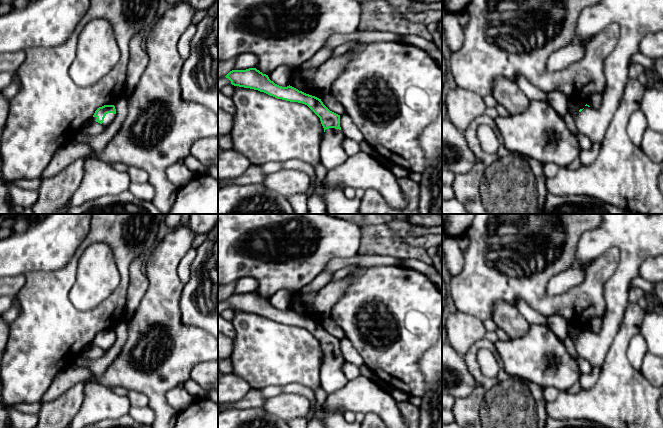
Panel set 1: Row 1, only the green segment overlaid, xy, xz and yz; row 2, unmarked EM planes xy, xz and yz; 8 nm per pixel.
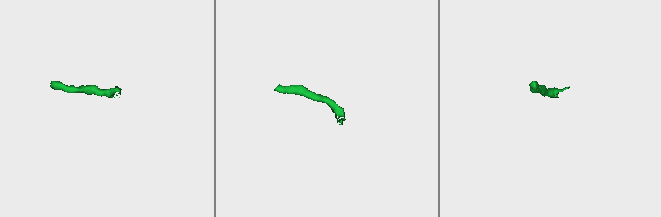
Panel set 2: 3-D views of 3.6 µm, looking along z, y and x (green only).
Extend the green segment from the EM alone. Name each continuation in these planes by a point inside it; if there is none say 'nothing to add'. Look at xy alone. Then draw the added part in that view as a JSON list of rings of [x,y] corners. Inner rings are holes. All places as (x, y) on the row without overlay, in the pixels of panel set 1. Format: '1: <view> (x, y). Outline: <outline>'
1: xy (109, 341). Outline: [[[113,337],[106,338],[102,349],[105,351],[110,349],[113,346],[114,342],[115,342],[115,338],[113,338]]]

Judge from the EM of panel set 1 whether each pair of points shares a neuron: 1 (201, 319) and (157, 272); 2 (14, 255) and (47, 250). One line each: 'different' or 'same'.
1: different
2: same

